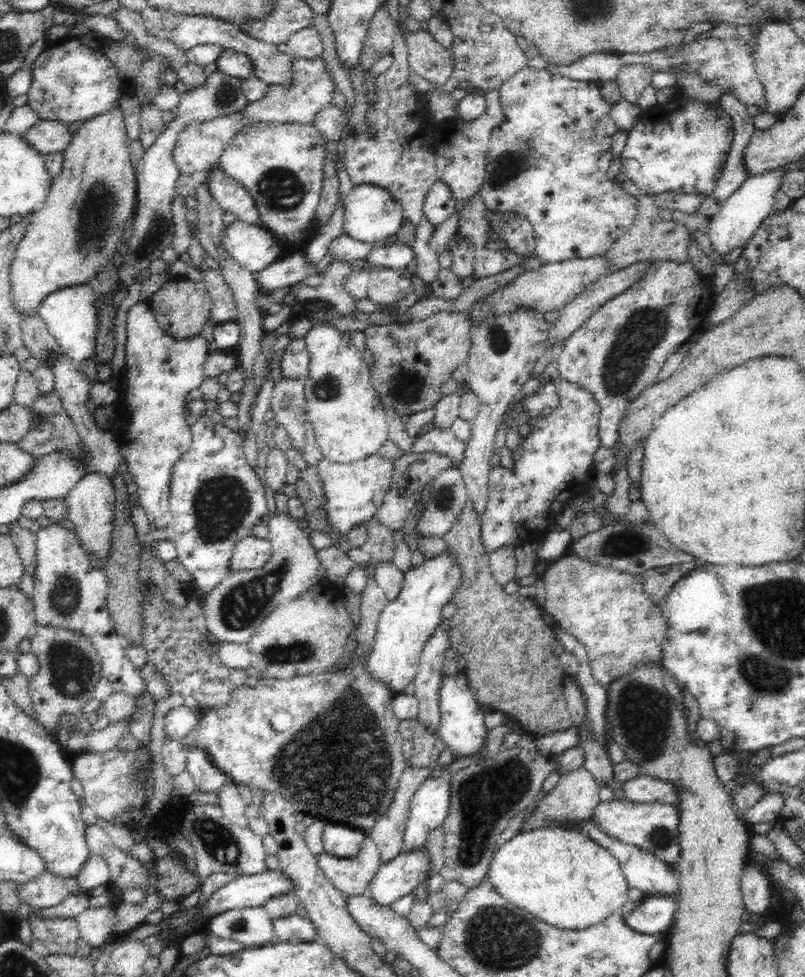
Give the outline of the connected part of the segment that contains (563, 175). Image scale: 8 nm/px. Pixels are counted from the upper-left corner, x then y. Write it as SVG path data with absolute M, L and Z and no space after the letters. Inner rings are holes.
M526 67L525 70L516 72L507 82L500 86L500 105L502 106L503 120L494 127L490 138L490 147L488 150L488 160L486 165L485 181L479 190L486 209L498 213L514 213L520 217L528 219L534 229L534 238L536 239L536 248L534 254L544 263L562 262L575 258L592 258L598 255L604 255L604 252L612 248L616 242L634 223L636 214L638 214L638 196L632 196L625 193L618 185L619 179L610 179L608 177L608 168L612 162L612 136L619 132L616 123L610 119L612 104L608 104L601 94L601 85L599 82L583 82L571 80L562 75L550 75L545 69L533 70Z

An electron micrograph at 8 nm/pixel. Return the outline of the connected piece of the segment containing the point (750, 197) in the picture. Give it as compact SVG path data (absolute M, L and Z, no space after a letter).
M782 166L768 170L764 174L746 178L742 186L722 202L716 214L709 219L708 236L711 249L720 256L732 252L734 248L744 247L754 236L758 227L774 210L774 194L781 188L782 177L785 175Z

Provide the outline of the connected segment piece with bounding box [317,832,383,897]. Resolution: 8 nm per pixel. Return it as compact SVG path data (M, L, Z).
M366 832L360 852L354 858L340 858L321 852L317 865L345 896L367 894L368 885L382 864L379 849Z

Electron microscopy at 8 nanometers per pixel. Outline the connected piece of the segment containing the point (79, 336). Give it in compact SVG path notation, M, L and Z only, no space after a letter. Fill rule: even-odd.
M88 283L69 286L50 293L38 306L37 313L42 317L48 331L55 338L62 352L74 362L92 358L95 354L98 330L98 311L95 305L98 295Z

